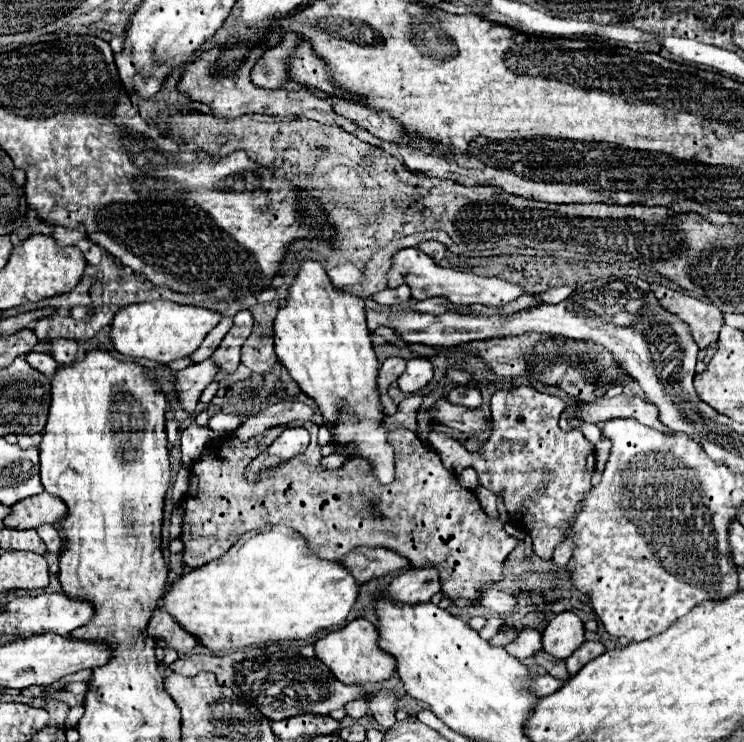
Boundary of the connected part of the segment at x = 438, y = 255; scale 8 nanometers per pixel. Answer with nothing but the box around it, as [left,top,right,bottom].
[419,242,445,262]

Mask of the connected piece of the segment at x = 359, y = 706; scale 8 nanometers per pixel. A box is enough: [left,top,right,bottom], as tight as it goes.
[345,698,367,718]

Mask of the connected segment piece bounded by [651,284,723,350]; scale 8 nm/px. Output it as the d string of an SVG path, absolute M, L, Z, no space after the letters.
M651 284L651 288L665 310L673 312L679 316L679 320L685 320L685 324L689 324L699 350L709 348L713 342L717 342L719 328L723 326L723 312L715 304L705 304L661 284Z

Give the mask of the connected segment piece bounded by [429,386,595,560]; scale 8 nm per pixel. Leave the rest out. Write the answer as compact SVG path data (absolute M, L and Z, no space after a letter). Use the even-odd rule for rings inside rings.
M517 386L511 390L499 390L491 398L493 430L491 438L479 452L463 452L457 440L447 438L443 432L431 430L429 440L437 448L447 470L455 476L465 468L473 468L479 476L479 484L493 490L503 498L505 510L511 522L525 528L533 540L533 550L541 560L549 560L553 548L563 542L563 532L569 516L579 508L579 502L591 490L591 476L595 470L593 444L577 430L563 432L559 428L561 412L565 402L561 398L541 394L531 386ZM551 468L555 480L539 494L541 474Z

